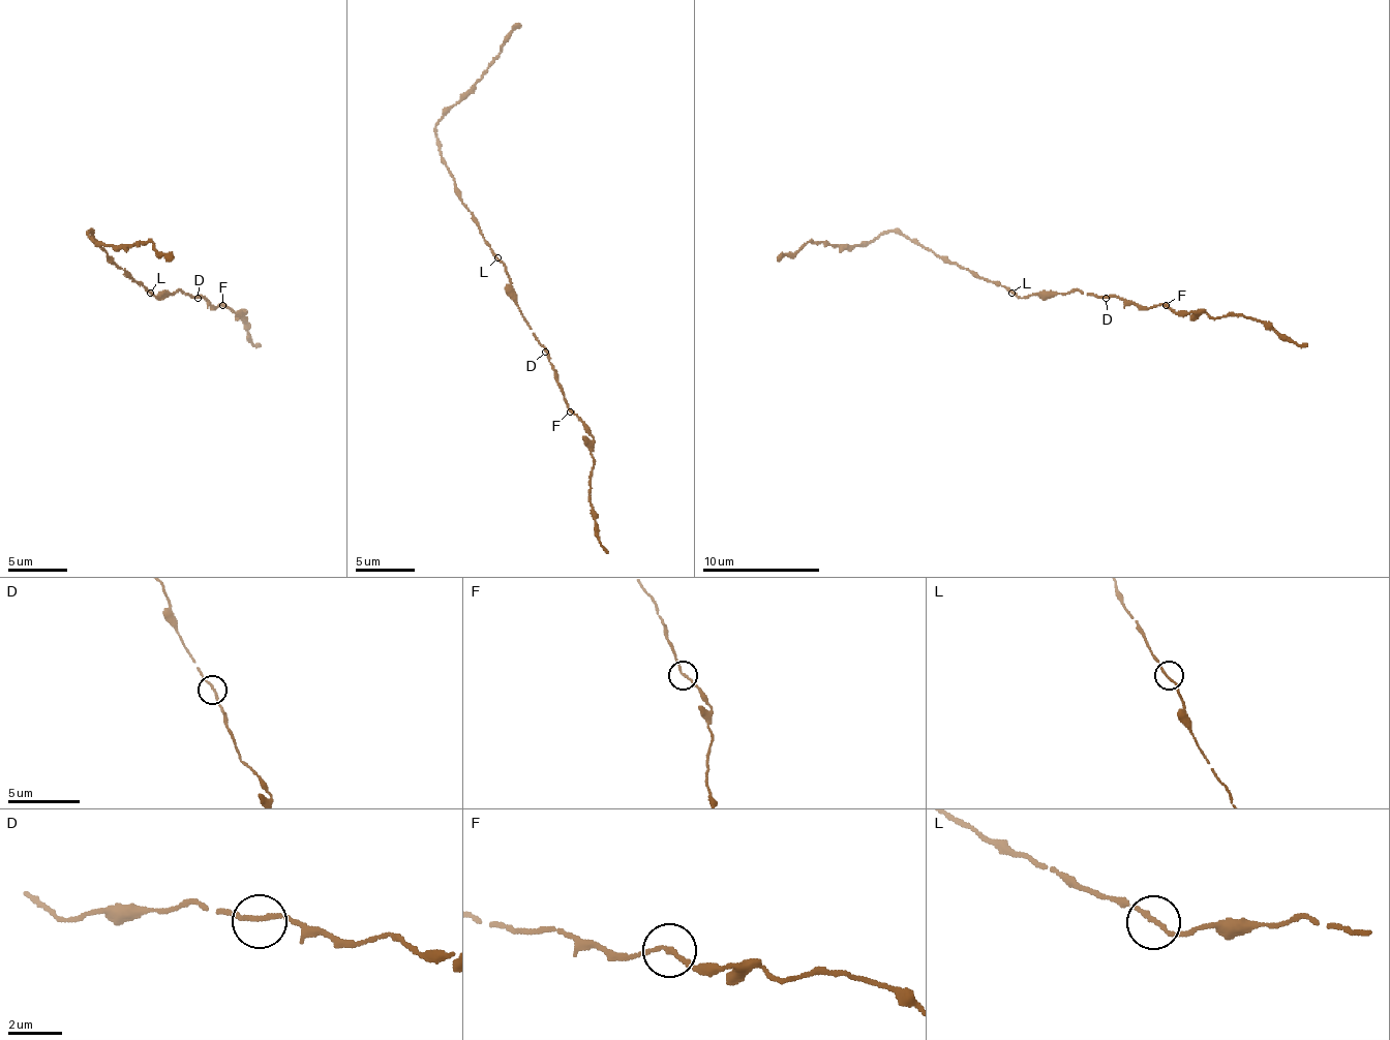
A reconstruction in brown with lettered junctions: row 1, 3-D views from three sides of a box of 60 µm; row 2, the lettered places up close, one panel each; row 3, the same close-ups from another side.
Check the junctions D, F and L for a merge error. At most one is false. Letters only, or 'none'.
none

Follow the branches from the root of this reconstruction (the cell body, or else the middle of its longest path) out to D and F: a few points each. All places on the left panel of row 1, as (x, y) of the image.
D: (159, 296), (180, 289), (198, 298)
F: (159, 296), (180, 289), (201, 296), (212, 307), (221, 304)

